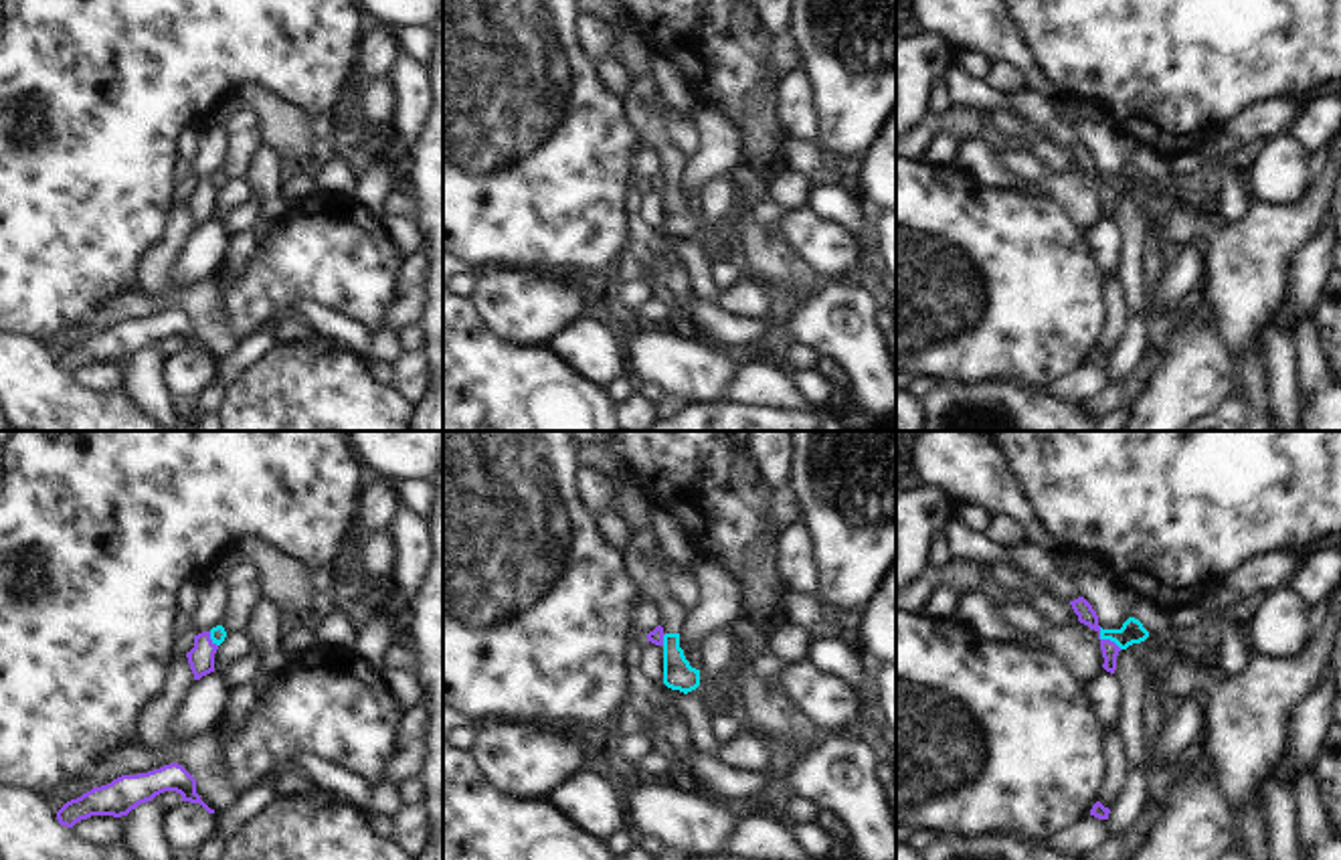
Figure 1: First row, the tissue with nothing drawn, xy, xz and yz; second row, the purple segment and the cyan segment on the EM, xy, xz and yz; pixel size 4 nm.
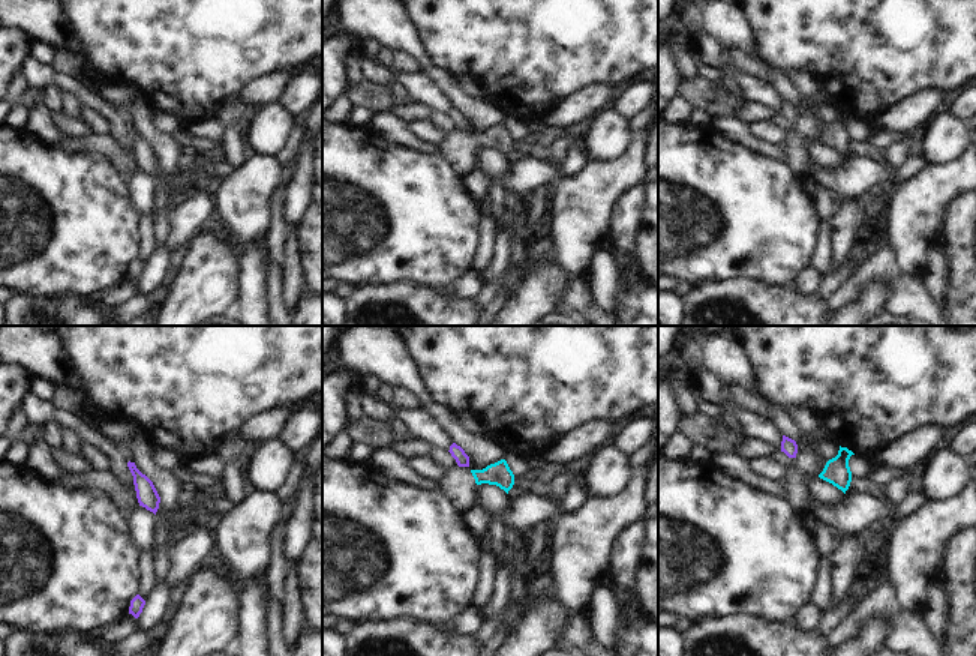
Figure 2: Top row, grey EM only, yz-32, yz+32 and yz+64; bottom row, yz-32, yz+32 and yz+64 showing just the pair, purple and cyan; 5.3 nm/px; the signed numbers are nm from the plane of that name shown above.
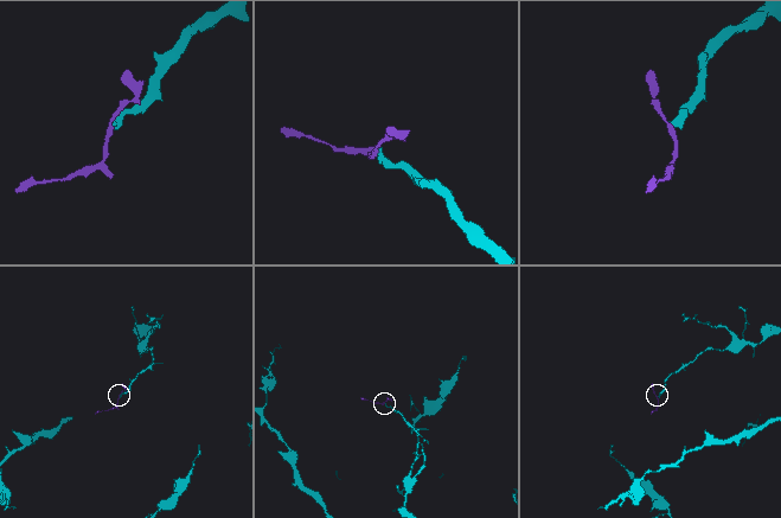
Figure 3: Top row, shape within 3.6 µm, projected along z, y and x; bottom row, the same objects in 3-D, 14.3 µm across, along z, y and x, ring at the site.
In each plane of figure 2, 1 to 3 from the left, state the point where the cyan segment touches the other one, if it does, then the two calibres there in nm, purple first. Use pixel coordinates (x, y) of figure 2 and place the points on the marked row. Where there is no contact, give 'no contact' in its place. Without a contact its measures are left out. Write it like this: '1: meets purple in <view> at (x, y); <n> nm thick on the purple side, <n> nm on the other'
1: no contact
2: no contact
3: no contact

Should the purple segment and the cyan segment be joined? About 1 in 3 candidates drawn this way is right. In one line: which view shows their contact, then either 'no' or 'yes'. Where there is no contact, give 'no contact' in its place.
yz | no

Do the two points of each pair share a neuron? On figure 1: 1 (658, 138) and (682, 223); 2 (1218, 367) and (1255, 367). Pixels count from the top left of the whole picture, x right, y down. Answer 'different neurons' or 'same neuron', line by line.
1: same neuron
2: different neurons

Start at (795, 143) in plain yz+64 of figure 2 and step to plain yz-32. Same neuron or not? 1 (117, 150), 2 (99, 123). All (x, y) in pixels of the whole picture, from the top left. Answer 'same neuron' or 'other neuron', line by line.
1: same neuron
2: other neuron

